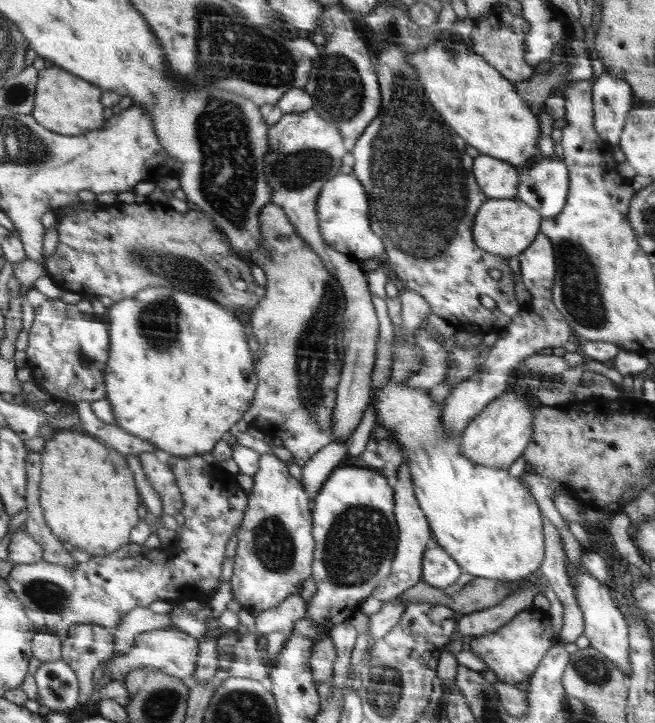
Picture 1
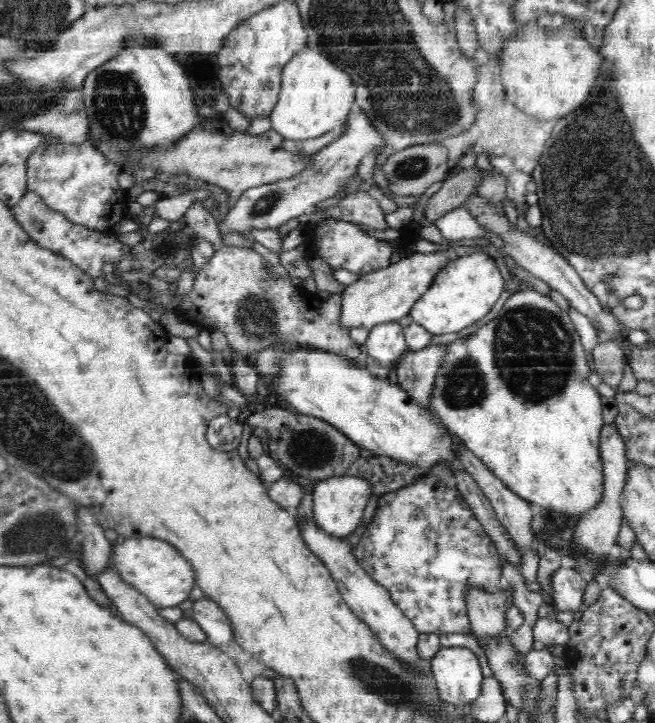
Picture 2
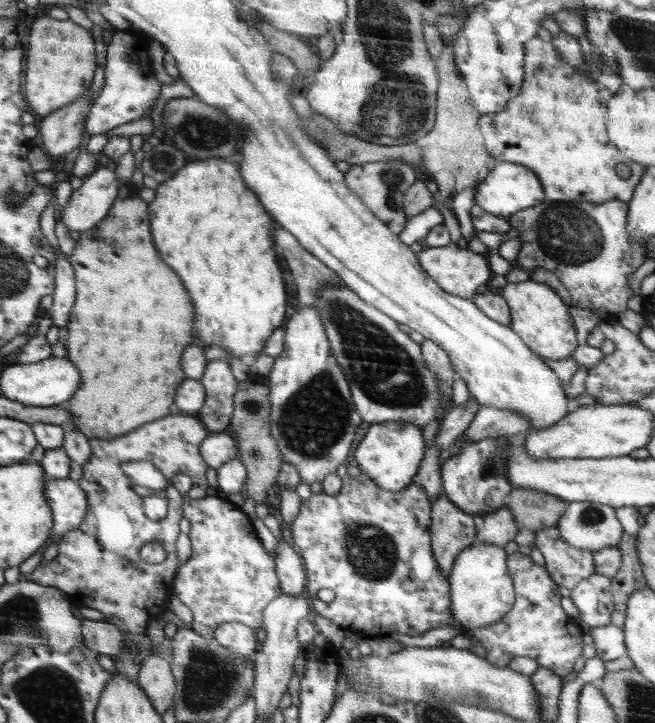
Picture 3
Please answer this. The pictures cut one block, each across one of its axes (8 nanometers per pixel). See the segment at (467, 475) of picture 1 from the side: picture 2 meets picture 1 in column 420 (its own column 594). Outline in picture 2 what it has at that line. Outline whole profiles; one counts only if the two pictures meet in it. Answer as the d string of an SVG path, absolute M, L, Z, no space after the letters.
M534 290L520 292L520 294L514 294L510 300L507 299L504 308L500 310L500 314L494 320L490 320L486 326L476 330L472 336L460 338L454 344L450 343L446 346L444 362L438 370L436 380L434 380L434 390L432 390L432 398L430 398L431 410L441 418L447 430L455 435L460 443L466 445L502 481L506 488L510 488L524 501L542 507L543 512L547 513L548 516L553 517L562 514L564 517L568 517L570 524L576 521L576 518L594 511L603 498L604 472L599 451L601 428L605 425L603 404L601 395L588 382L588 375L591 370L588 367L586 354L579 332L576 332L575 325L566 311L562 312L550 298L546 298L546 295L542 296Z

